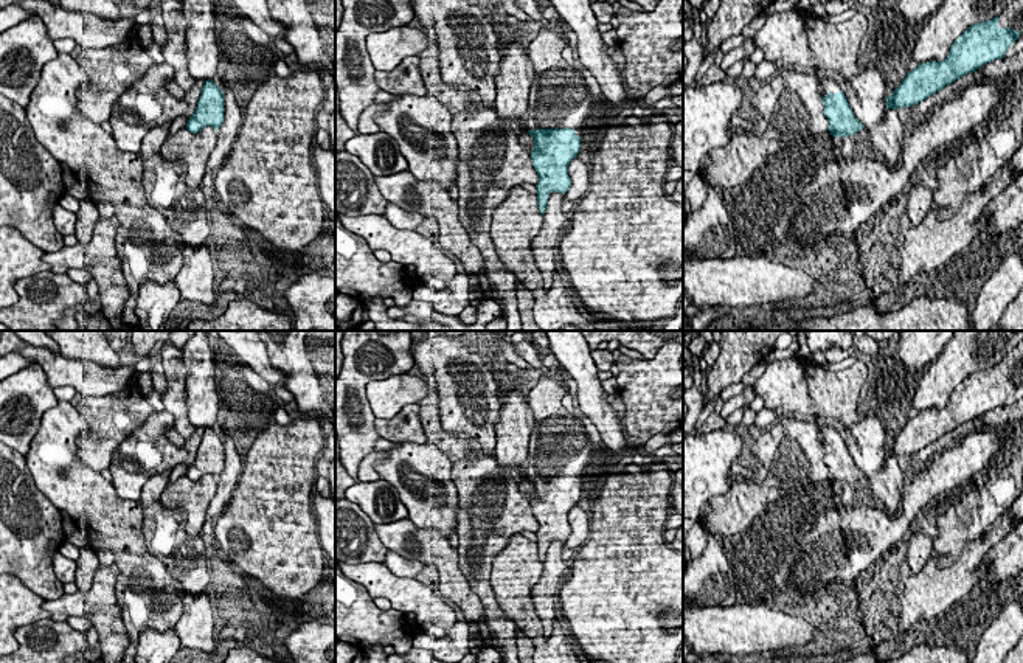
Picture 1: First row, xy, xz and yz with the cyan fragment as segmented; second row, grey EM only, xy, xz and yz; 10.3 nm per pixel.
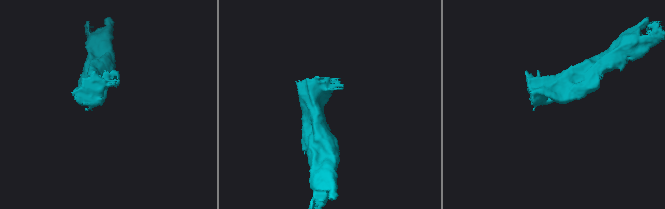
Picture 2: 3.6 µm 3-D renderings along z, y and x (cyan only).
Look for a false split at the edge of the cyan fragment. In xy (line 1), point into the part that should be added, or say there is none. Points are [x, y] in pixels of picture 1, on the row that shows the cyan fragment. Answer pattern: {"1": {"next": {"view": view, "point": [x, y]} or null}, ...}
{"1": {"next": null}}

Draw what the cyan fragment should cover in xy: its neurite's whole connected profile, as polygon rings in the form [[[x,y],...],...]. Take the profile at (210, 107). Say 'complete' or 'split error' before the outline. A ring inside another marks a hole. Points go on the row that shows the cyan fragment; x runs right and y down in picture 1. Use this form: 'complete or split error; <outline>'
complete; [[[208,79],[202,87],[202,95],[197,101],[197,107],[192,116],[188,120],[186,129],[192,134],[200,132],[206,126],[211,126],[217,130],[222,123],[224,123],[224,93],[213,82],[213,79]]]

